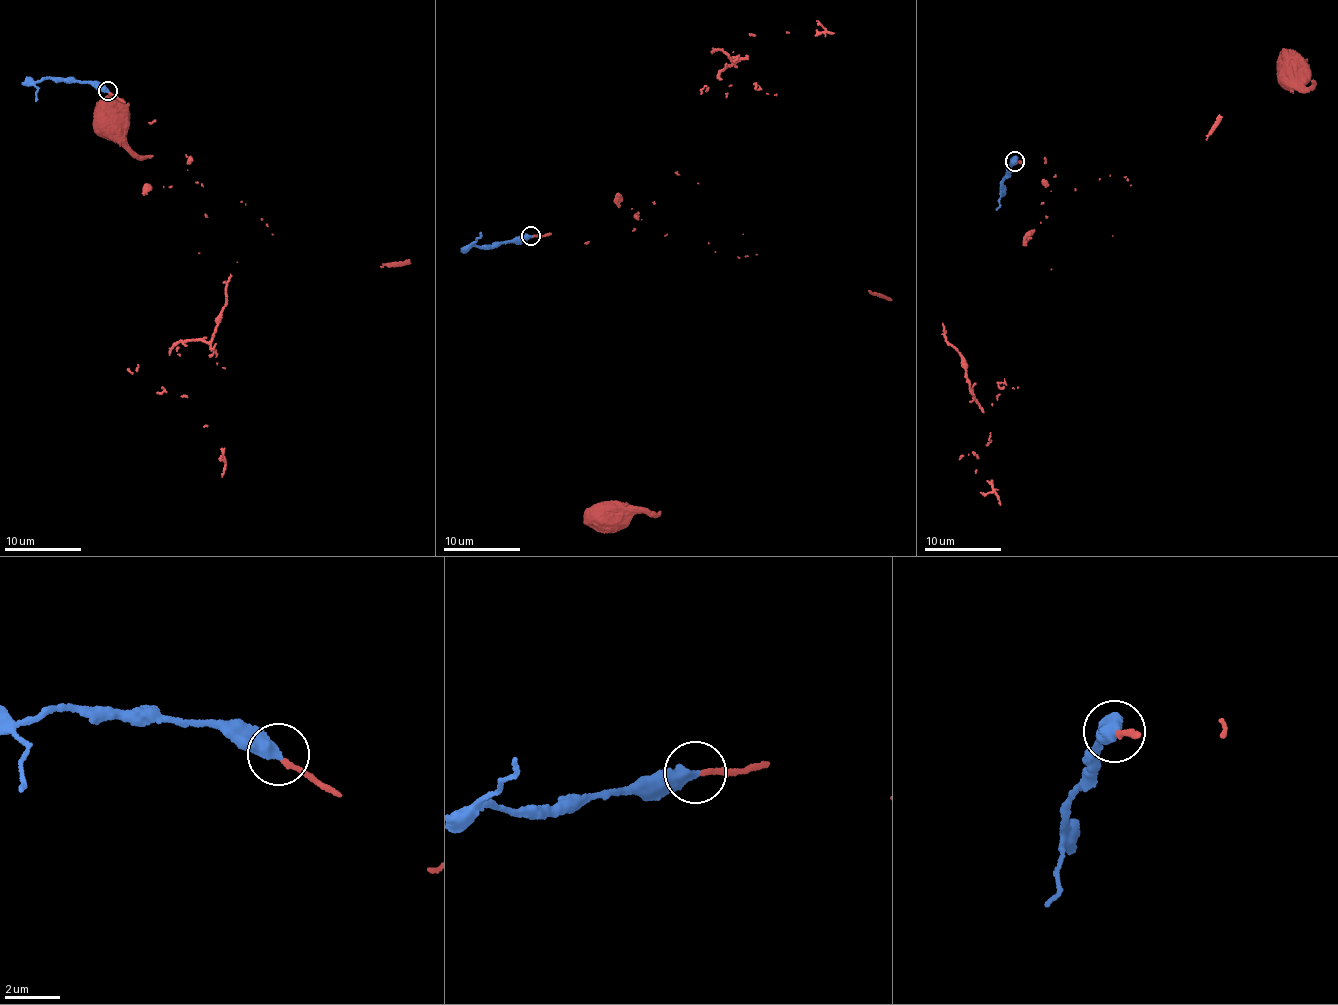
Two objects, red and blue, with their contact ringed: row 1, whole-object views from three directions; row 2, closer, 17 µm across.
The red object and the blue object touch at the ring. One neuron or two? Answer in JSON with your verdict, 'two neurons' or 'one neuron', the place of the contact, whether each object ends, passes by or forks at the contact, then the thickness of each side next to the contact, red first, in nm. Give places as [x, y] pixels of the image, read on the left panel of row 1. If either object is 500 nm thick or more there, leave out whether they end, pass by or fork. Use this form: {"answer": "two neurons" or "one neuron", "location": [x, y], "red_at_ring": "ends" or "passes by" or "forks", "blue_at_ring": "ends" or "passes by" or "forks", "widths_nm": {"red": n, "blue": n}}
{"answer": "one neuron", "location": [107, 91], "widths_nm": {"red": 190, "blue": 500}}

